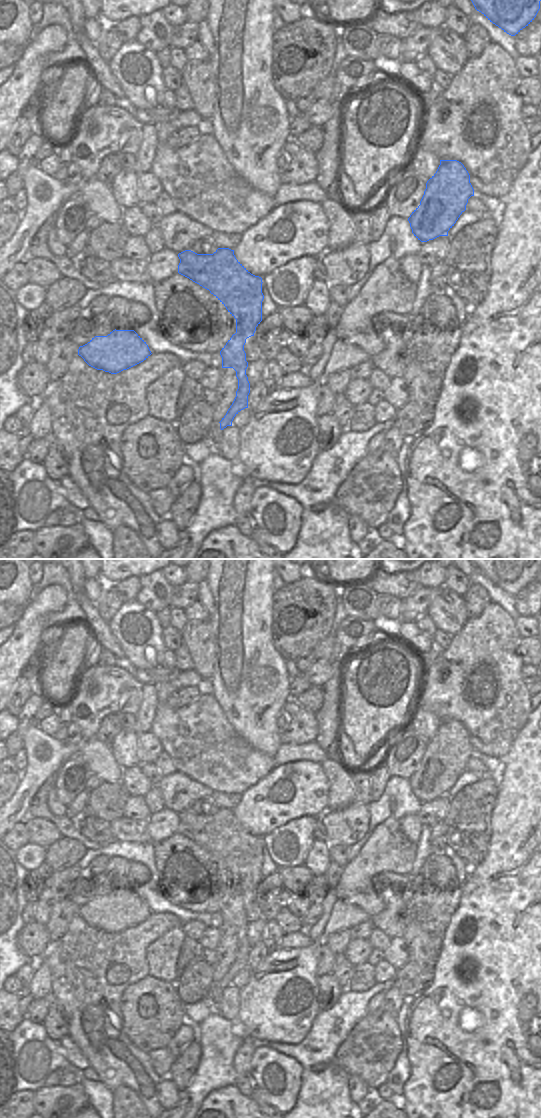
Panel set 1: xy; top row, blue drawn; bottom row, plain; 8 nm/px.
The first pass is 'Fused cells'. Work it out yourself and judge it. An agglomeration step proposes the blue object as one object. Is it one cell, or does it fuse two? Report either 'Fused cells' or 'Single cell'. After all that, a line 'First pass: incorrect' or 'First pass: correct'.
Single cell
First pass: incorrect

